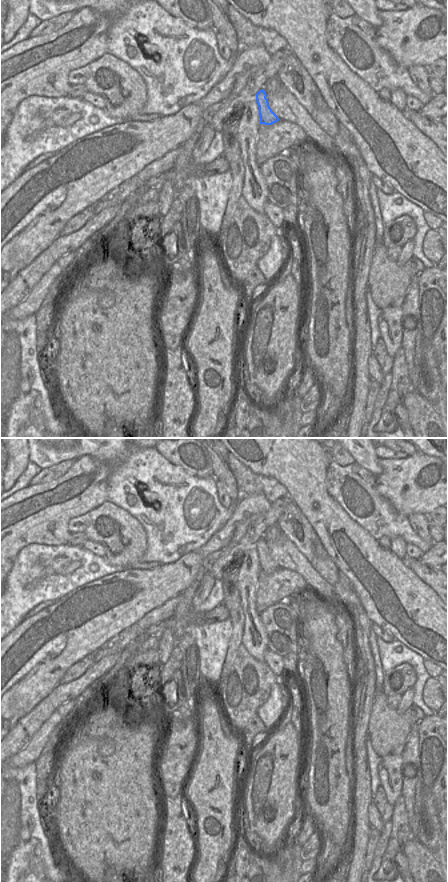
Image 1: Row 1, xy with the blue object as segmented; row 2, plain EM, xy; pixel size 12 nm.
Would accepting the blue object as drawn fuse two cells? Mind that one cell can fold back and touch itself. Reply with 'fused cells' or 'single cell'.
fused cells

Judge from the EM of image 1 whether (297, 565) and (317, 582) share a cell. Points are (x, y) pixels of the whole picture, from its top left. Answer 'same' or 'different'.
same

